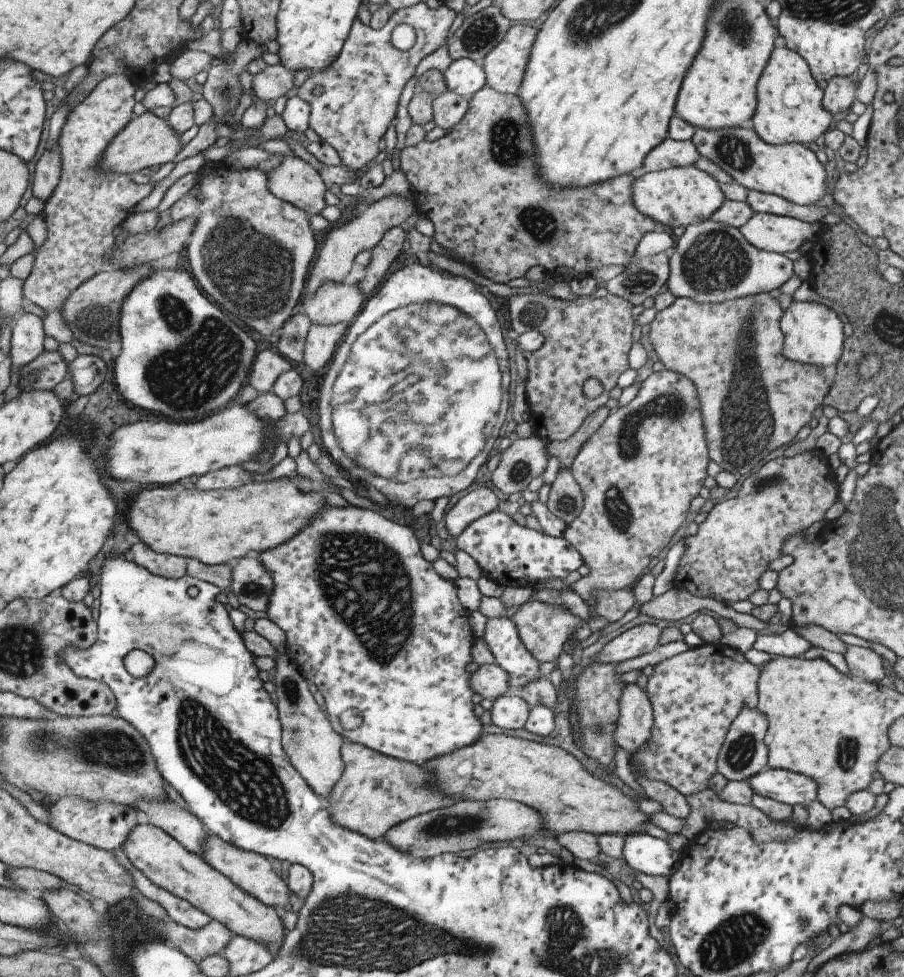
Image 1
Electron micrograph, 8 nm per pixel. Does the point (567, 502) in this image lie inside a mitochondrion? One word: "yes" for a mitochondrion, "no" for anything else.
yes

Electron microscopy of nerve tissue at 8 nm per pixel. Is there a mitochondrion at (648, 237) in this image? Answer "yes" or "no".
no

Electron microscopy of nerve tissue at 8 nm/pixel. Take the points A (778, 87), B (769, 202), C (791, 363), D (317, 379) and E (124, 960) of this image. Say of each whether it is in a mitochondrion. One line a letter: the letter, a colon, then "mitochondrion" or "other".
A: other
B: other
C: other
D: other
E: other

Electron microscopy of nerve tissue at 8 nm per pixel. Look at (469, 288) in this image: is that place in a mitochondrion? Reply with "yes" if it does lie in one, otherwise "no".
no

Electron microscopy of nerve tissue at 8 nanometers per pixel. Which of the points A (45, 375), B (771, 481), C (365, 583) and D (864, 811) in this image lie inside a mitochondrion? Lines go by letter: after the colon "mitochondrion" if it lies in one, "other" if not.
A: other
B: mitochondrion
C: mitochondrion
D: other

